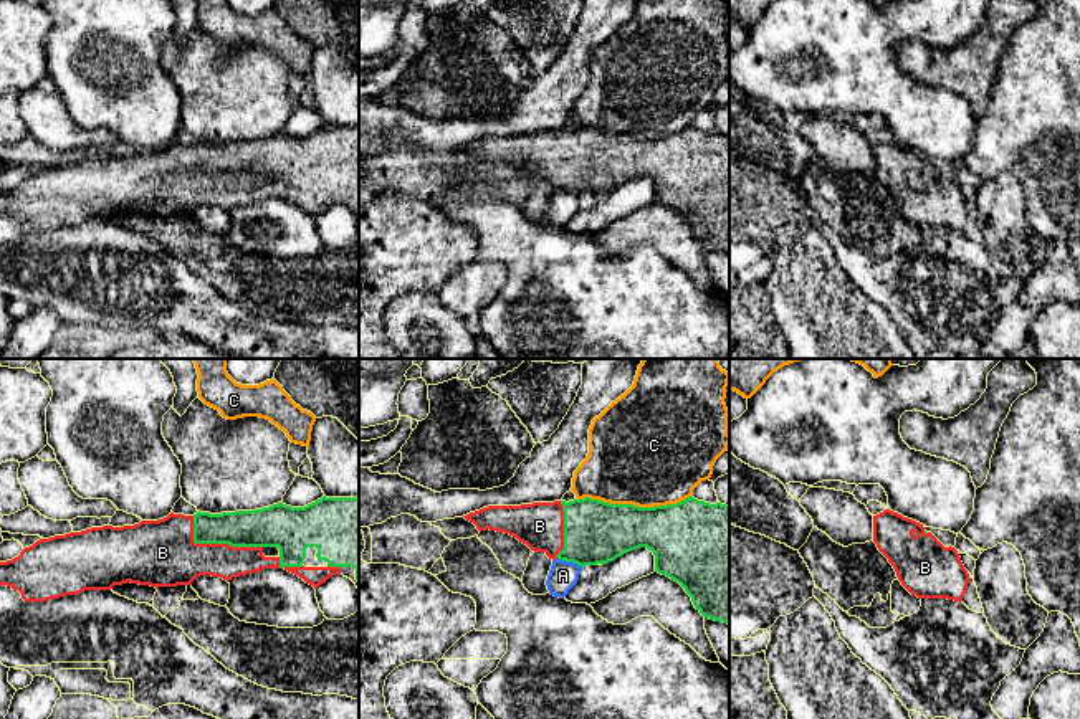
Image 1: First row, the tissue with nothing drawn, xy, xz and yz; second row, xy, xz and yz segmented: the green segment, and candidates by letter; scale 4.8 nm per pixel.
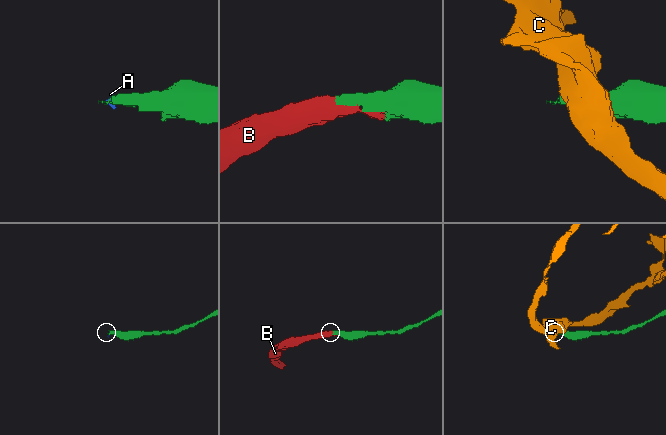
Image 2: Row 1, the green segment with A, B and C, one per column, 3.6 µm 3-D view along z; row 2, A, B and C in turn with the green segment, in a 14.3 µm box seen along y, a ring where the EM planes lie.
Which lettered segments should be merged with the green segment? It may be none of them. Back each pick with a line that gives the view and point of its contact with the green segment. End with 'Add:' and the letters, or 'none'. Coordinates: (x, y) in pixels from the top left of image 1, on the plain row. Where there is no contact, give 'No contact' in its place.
B: Touches green at xy (215, 172)
Add: B

